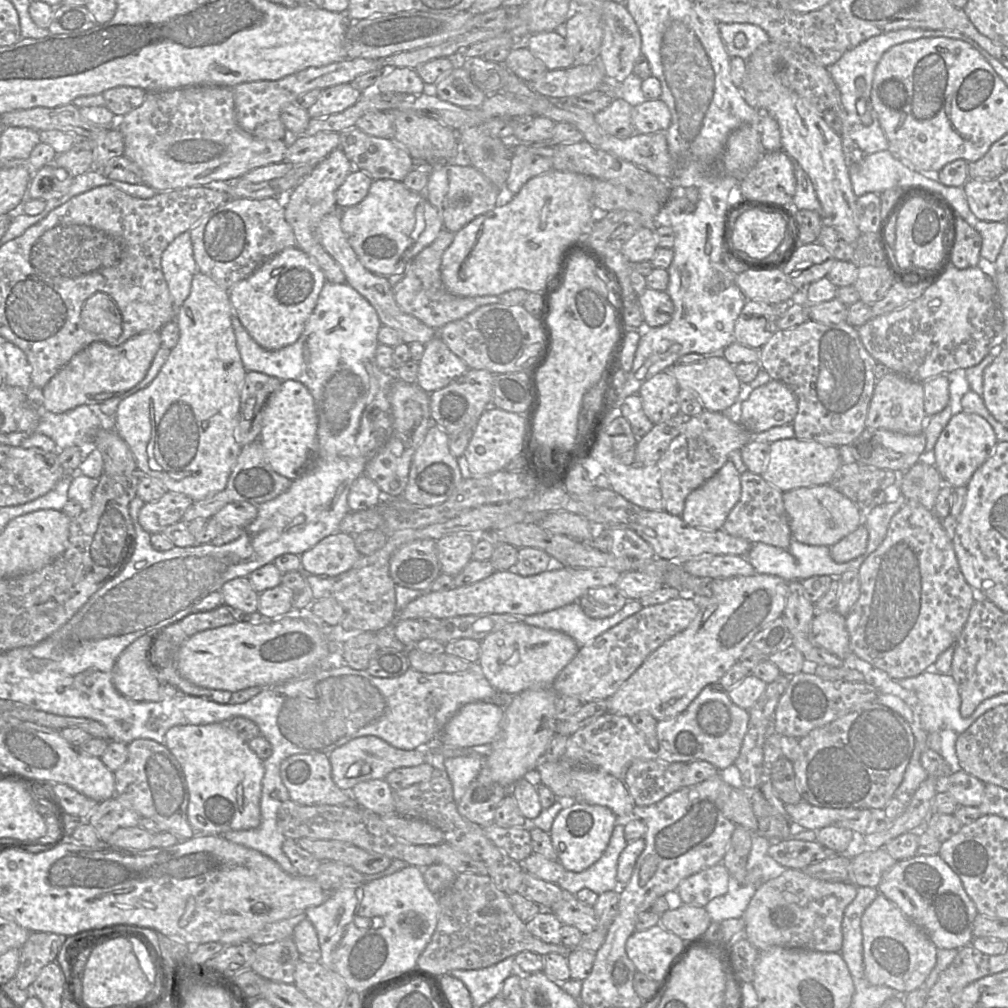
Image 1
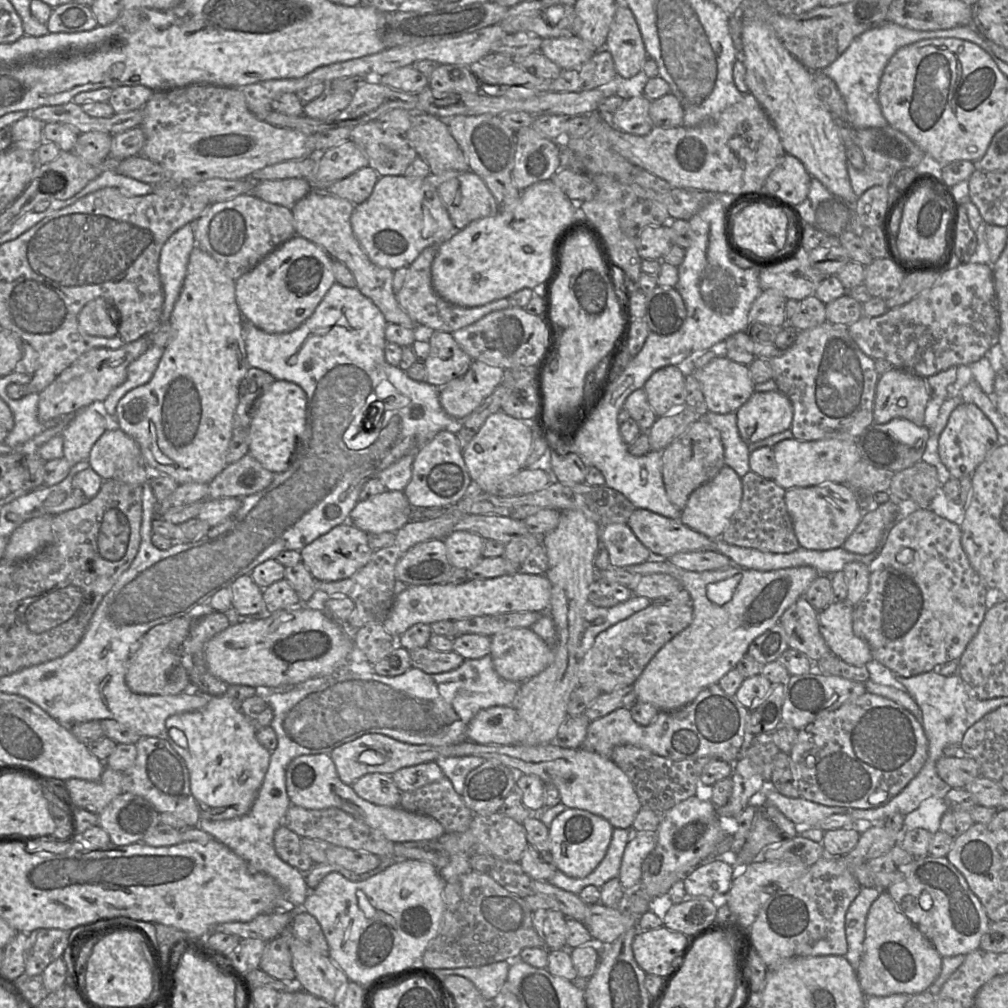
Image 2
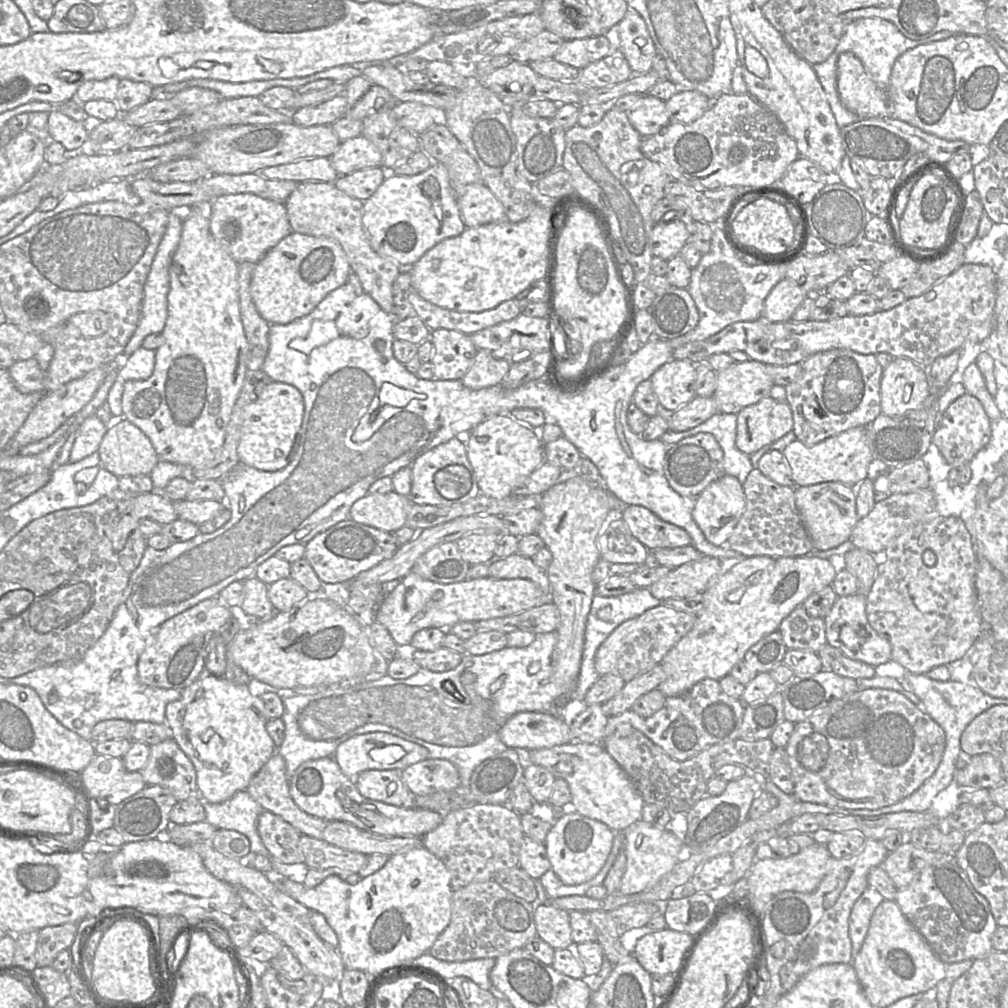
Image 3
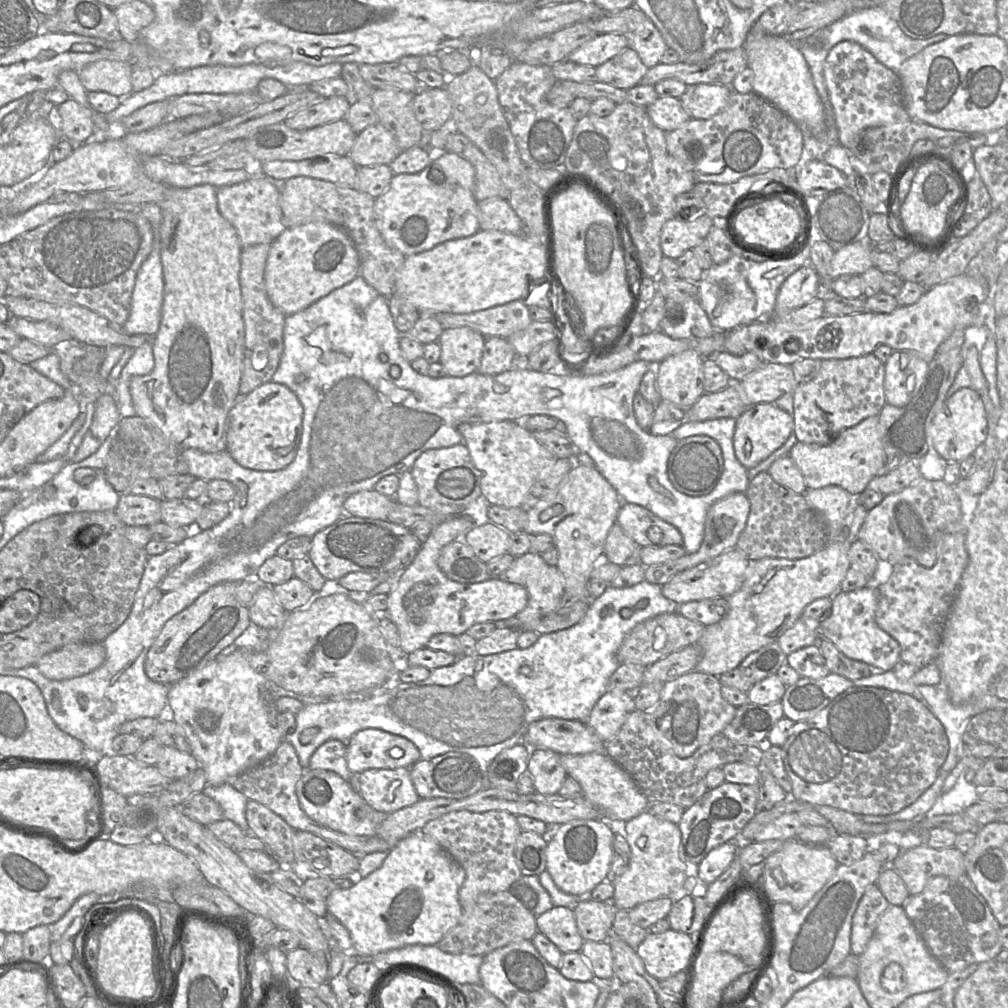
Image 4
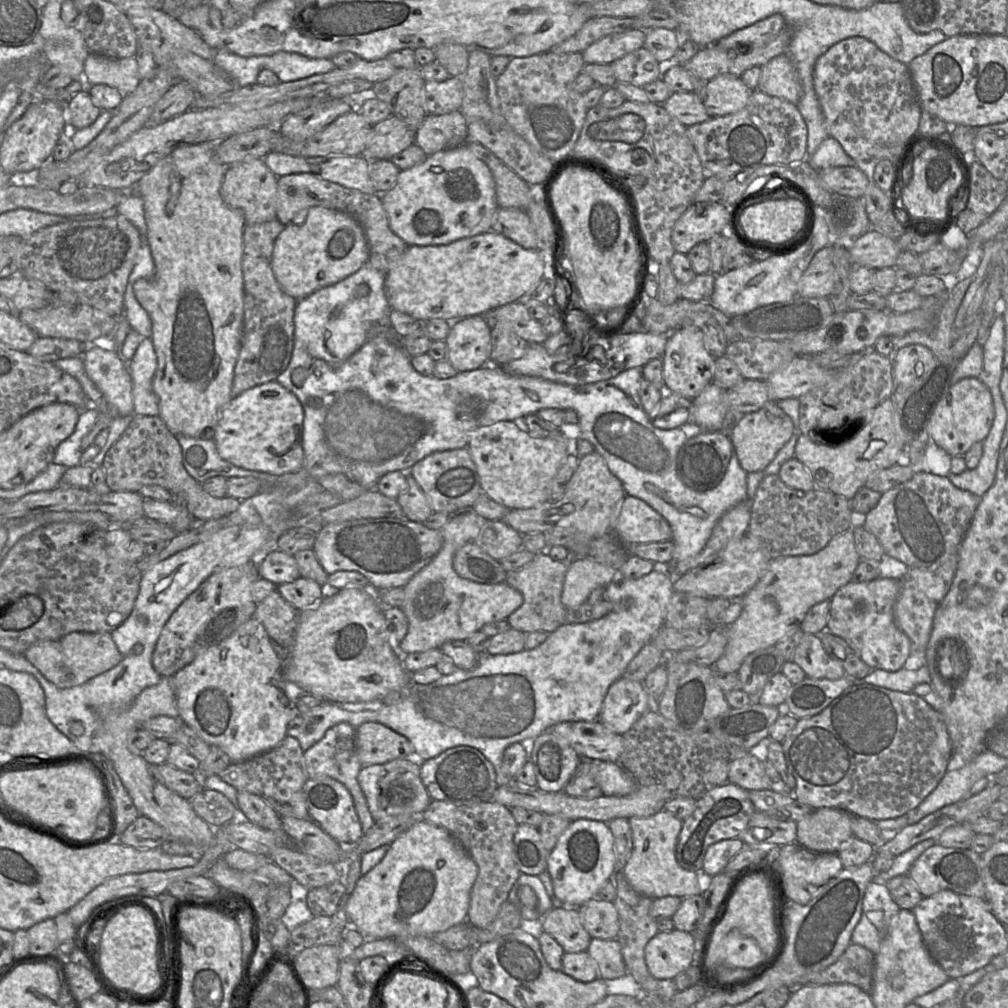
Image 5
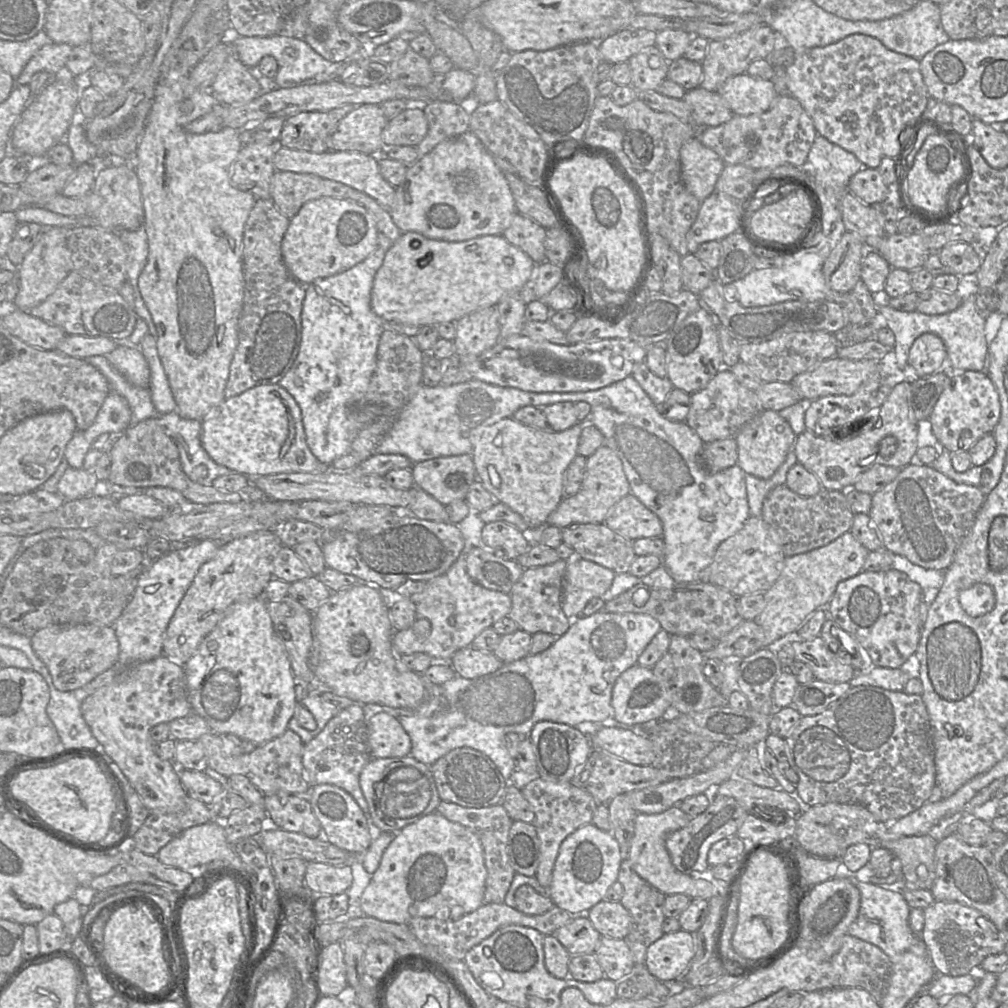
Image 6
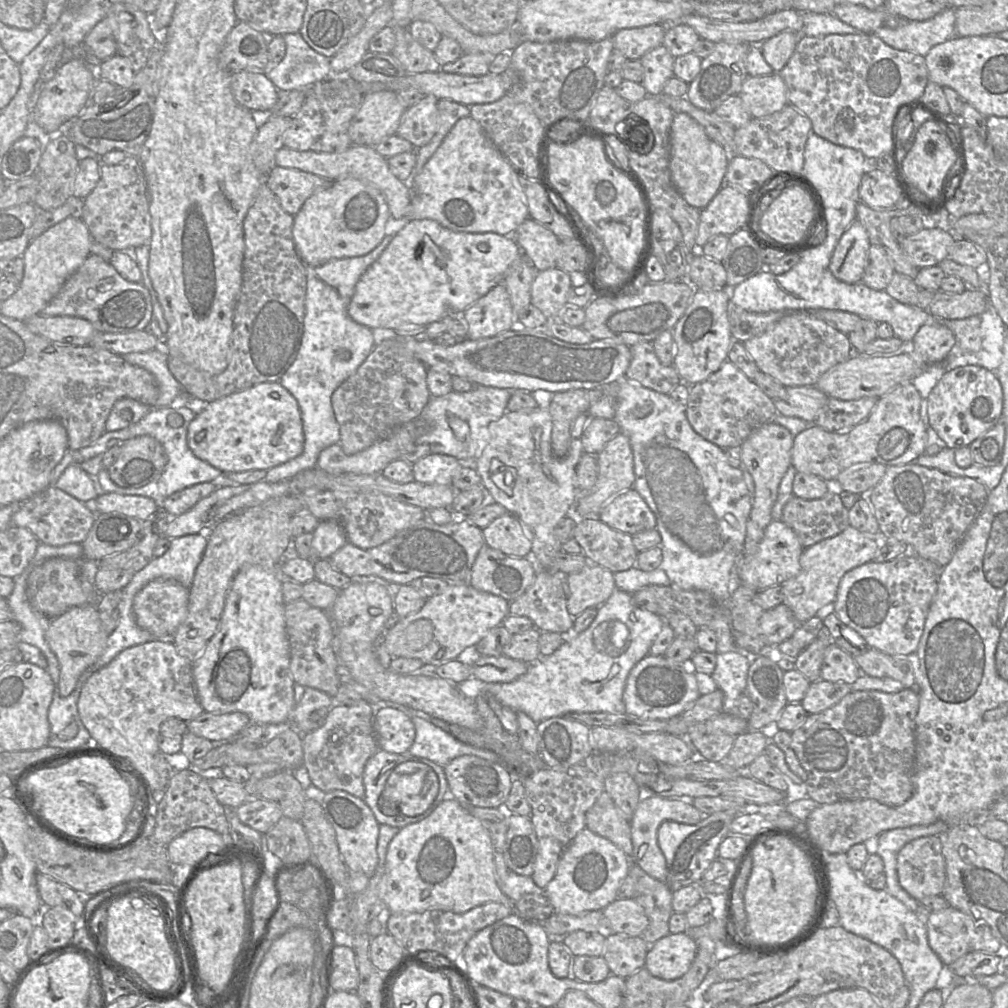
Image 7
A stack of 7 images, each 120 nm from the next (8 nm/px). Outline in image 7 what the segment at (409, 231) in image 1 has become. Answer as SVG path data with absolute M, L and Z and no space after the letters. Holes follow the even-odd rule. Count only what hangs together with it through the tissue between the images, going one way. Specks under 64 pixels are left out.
M469 115L456 122L421 172L414 178L409 213L405 218L435 220L458 232L494 232L511 236L528 217L528 206L517 182L514 168L493 145L481 125Z

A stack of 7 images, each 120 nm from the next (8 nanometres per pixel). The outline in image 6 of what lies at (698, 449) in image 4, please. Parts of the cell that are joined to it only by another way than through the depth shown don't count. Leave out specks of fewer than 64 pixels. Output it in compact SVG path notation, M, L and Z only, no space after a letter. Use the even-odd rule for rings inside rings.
M735 438L704 443L697 455L697 464L706 473L714 474L737 464L738 448Z

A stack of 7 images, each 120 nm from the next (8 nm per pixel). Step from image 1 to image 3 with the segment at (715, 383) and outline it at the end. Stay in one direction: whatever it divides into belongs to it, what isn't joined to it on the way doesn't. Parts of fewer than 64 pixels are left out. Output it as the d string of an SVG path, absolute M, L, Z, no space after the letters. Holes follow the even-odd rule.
M756 360L735 362L717 372L713 398L718 412L737 414L743 408L768 397L773 385L766 364Z

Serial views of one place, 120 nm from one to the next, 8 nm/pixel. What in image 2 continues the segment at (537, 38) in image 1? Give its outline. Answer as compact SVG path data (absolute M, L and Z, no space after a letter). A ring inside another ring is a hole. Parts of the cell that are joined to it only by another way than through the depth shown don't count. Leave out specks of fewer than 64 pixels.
M578 36L544 38L540 52L562 70L572 69L587 62L598 50Z

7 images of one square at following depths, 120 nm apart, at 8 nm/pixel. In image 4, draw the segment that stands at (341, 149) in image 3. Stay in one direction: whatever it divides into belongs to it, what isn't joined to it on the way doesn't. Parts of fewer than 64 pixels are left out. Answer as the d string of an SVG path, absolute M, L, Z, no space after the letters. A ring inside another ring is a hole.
M378 122L357 134L347 156L358 167L389 165L400 154L400 148L392 135Z

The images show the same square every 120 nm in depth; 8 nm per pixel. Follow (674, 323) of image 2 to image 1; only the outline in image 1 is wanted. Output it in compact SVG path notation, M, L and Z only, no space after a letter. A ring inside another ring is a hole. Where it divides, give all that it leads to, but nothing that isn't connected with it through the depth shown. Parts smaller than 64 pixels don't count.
M647 288L638 296L638 304L649 327L663 326L672 319L674 304L666 291Z

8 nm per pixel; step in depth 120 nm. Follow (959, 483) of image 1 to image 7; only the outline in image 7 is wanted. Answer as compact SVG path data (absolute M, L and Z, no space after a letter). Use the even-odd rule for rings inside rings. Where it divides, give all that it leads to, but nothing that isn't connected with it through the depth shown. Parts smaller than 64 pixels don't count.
M978 365L959 366L945 373L927 398L930 426L945 442L956 450L969 446L976 438L1000 421L1003 391L994 372Z

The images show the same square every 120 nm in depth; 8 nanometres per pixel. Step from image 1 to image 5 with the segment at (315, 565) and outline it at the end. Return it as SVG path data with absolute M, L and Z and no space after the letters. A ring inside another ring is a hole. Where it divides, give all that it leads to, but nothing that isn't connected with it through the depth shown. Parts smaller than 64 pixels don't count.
M366 518L323 524L317 532L313 551L328 575L337 571L356 571L369 581L371 591L380 593L404 587L440 551L440 530L404 518Z

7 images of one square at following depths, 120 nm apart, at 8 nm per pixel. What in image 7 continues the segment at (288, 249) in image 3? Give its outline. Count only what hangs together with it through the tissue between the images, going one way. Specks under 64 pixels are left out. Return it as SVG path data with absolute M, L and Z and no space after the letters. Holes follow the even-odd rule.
M353 177L334 180L331 187L312 194L293 217L295 249L306 266L363 256L380 244L390 217L385 197L375 186Z

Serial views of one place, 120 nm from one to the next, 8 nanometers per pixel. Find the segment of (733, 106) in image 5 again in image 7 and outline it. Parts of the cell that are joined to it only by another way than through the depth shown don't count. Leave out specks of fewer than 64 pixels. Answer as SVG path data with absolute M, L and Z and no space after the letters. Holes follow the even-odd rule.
M777 72L763 76L748 76L738 95L752 118L771 115L789 104L787 86Z

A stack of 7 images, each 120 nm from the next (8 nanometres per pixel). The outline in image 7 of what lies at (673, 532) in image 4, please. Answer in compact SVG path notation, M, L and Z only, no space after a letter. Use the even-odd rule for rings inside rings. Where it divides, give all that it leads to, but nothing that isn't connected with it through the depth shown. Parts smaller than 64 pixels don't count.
M634 488L623 491L608 501L598 519L609 527L630 535L655 529L657 525L654 513Z

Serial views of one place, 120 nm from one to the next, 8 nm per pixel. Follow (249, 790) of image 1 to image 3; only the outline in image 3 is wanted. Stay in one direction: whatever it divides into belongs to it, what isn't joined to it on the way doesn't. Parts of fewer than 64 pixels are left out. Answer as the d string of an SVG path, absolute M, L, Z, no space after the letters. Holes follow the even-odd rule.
M204 673L193 684L181 691L182 697L174 702L170 702L166 706L165 722L172 729L173 740L178 744L181 750L193 763L197 775L198 794L201 799L210 803L218 804L230 799L239 791L244 791L248 787L251 779L259 772L259 770L267 763L267 761L278 750L266 730L267 719L264 716L264 705L259 696L255 696L250 691L248 685L236 685L224 677L217 677Z

